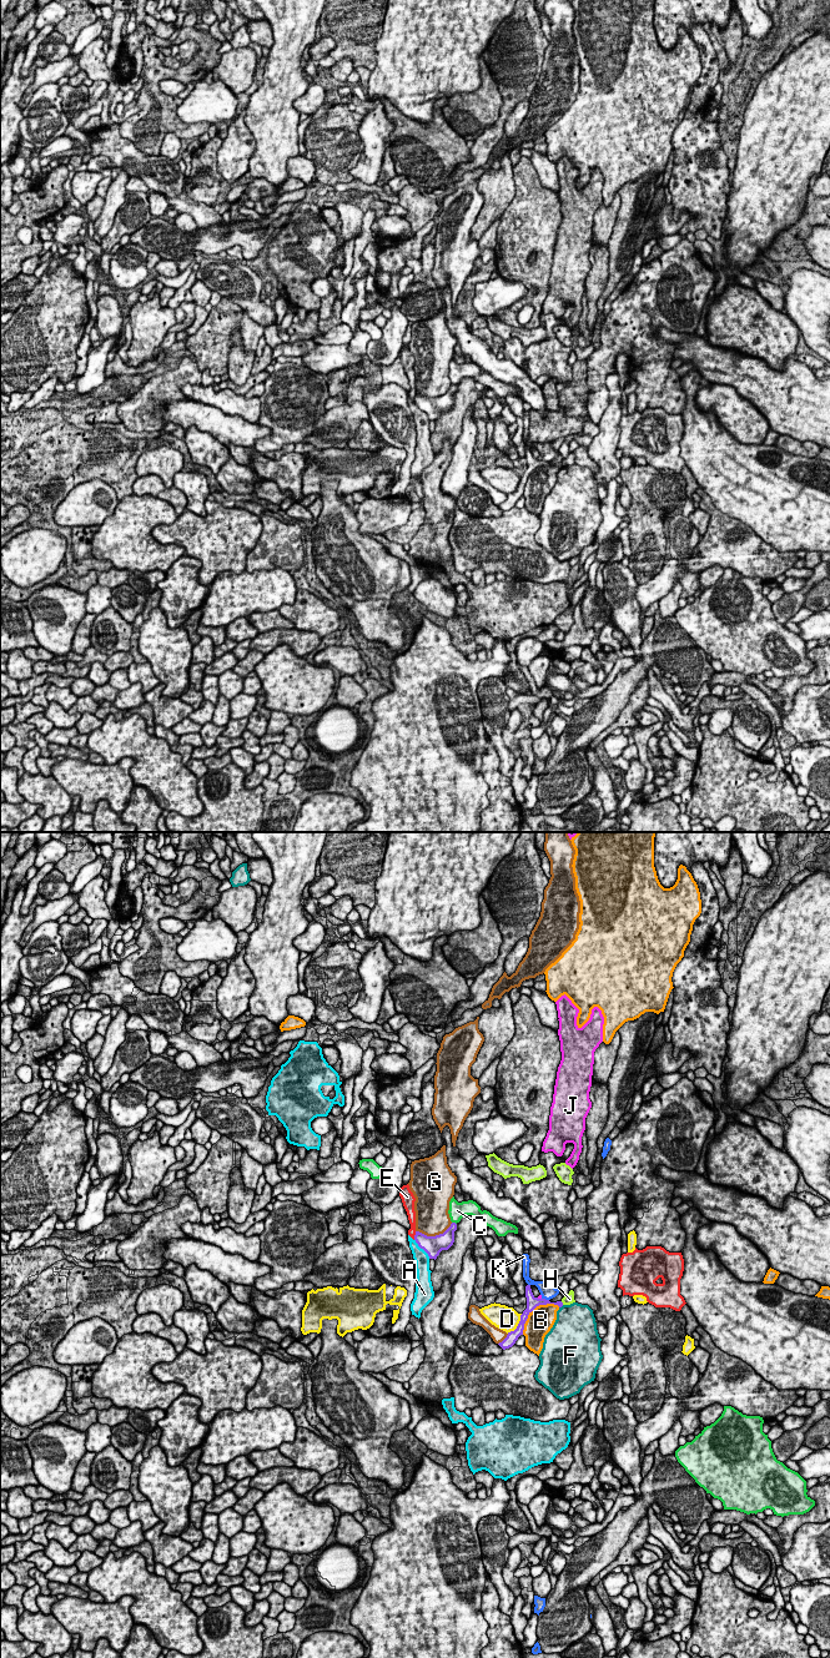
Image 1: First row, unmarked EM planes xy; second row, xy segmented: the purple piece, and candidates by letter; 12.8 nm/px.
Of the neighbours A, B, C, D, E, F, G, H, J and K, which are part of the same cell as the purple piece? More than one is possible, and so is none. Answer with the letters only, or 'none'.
none

